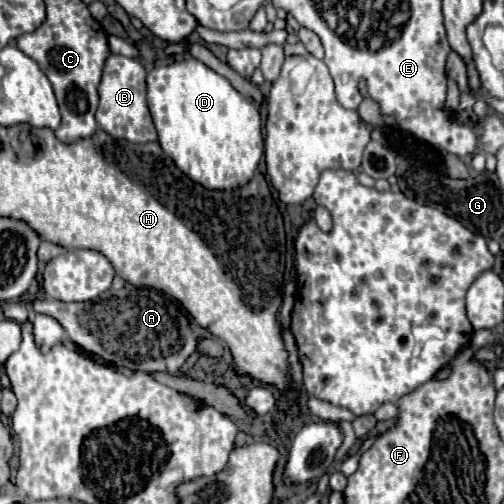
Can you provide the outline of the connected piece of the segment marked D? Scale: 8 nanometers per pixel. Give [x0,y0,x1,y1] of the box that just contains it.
[148,59,264,189]

